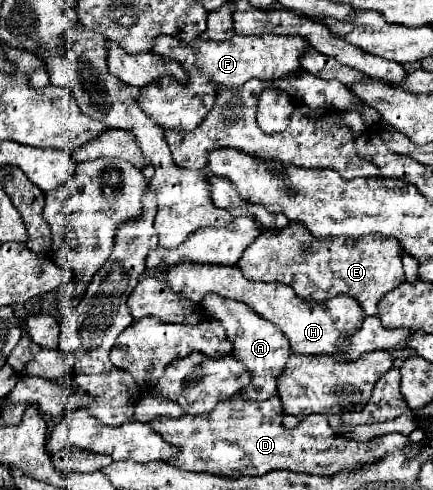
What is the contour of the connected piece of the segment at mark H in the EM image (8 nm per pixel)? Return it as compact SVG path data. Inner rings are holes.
M181 261L173 267L167 263L161 263L159 271L167 275L165 285L171 291L185 295L185 299L193 303L201 303L203 297L209 293L217 293L225 299L235 299L235 301L245 303L257 315L277 325L289 339L291 351L297 355L323 355L331 351L341 351L341 347L349 345L349 339L345 339L345 335L349 331L360 329L364 320L361 307L357 307L357 303L353 303L353 299L349 299L347 295L337 295L337 299L327 299L325 303L319 303L319 305L299 303L299 299L293 295L293 289L285 287L285 283L273 285L273 283L251 281L243 277L239 267L221 267L221 265Z

